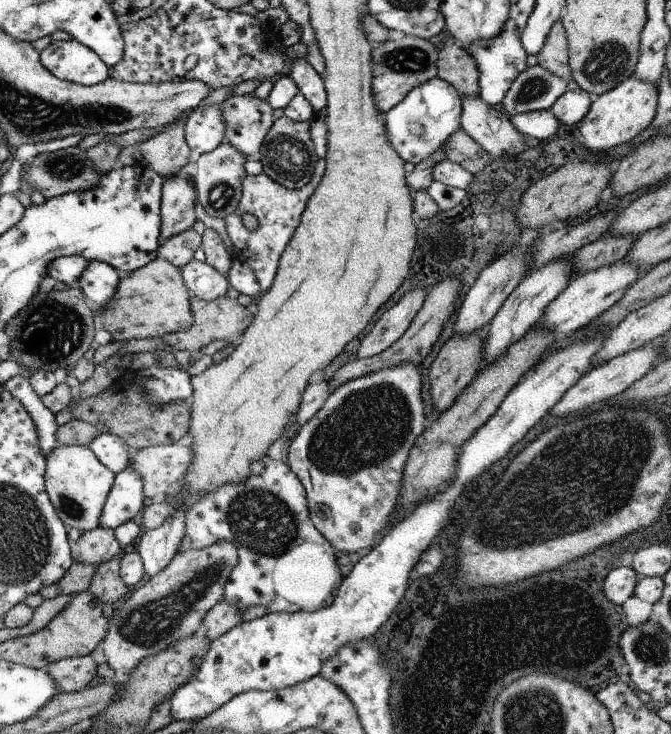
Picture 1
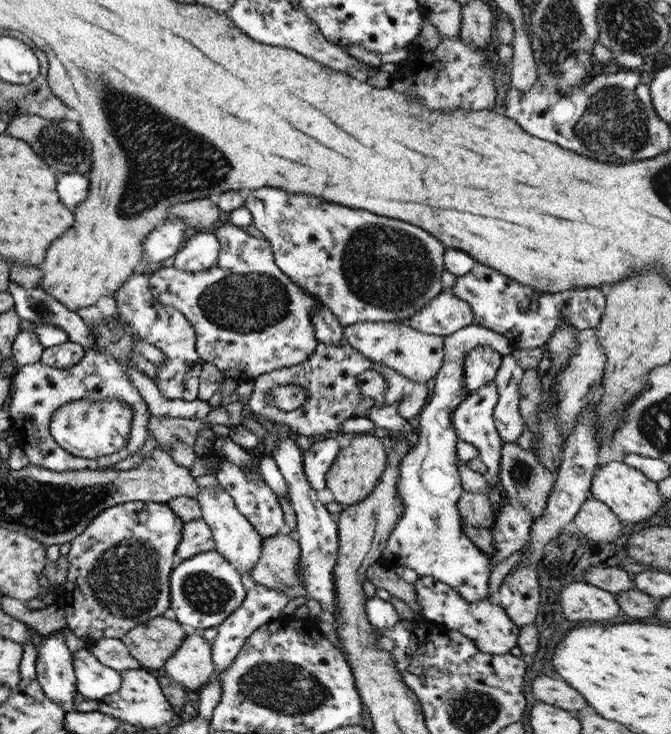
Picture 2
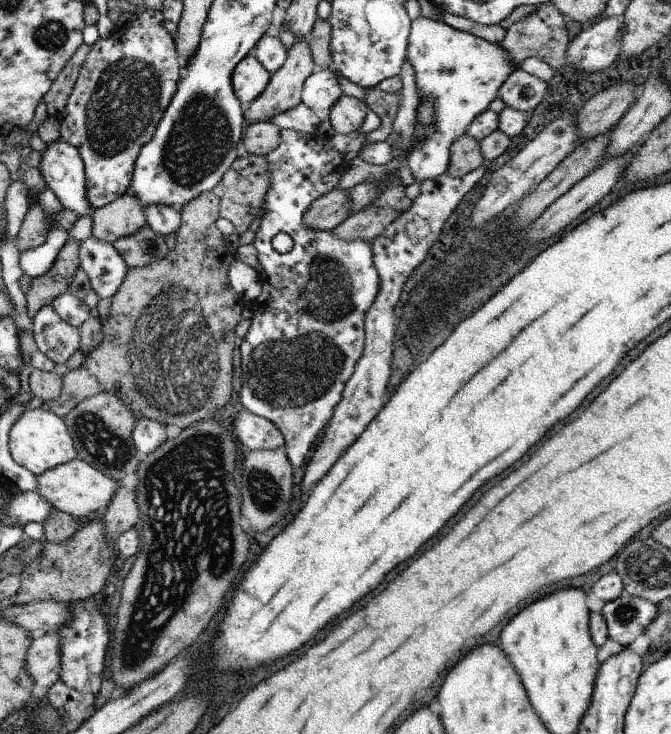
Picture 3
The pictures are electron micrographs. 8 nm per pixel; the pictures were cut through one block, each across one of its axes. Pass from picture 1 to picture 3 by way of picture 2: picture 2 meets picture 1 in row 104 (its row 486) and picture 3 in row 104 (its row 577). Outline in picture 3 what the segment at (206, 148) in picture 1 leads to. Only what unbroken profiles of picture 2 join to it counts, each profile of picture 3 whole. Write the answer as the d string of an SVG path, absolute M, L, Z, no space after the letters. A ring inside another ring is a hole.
M249 54L235 65L231 73L231 86L241 107L246 107L263 92L269 82L269 77L270 73Z

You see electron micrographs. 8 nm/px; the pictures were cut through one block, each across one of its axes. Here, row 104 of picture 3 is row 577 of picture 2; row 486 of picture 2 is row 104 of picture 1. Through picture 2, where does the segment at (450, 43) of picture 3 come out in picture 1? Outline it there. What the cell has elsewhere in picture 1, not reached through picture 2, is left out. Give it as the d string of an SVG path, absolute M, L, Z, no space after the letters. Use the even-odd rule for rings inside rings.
M435 76L412 88L390 111L385 113L384 131L387 142L404 162L417 164L432 155L445 139L460 128L460 96L444 80Z

